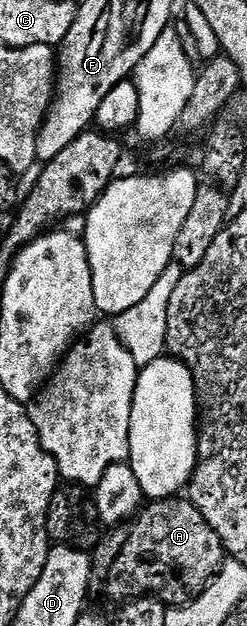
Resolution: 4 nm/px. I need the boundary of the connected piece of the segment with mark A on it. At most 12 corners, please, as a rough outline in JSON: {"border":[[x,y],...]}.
{"border":[[190,500],[153,501],[127,531],[128,579],[172,608],[220,569]]}

